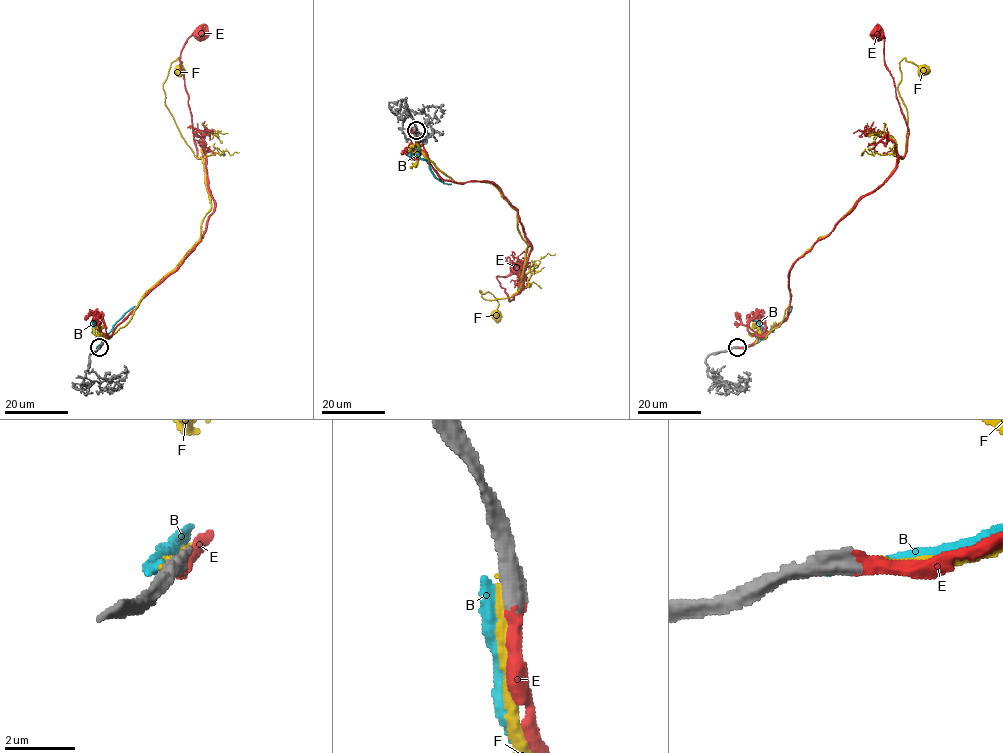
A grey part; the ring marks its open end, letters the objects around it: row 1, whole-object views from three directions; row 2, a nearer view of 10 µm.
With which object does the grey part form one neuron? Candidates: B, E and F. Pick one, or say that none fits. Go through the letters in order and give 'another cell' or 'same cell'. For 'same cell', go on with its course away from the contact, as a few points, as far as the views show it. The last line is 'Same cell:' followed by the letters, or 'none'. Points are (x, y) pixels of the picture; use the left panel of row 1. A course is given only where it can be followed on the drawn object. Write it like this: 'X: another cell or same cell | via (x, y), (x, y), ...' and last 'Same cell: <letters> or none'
B: another cell
E: same cell | via (99, 348), (183, 262), (200, 240), (213, 212), (205, 158), (198, 158), (180, 63), (185, 41), (200, 34)
F: another cell
Same cell: E

